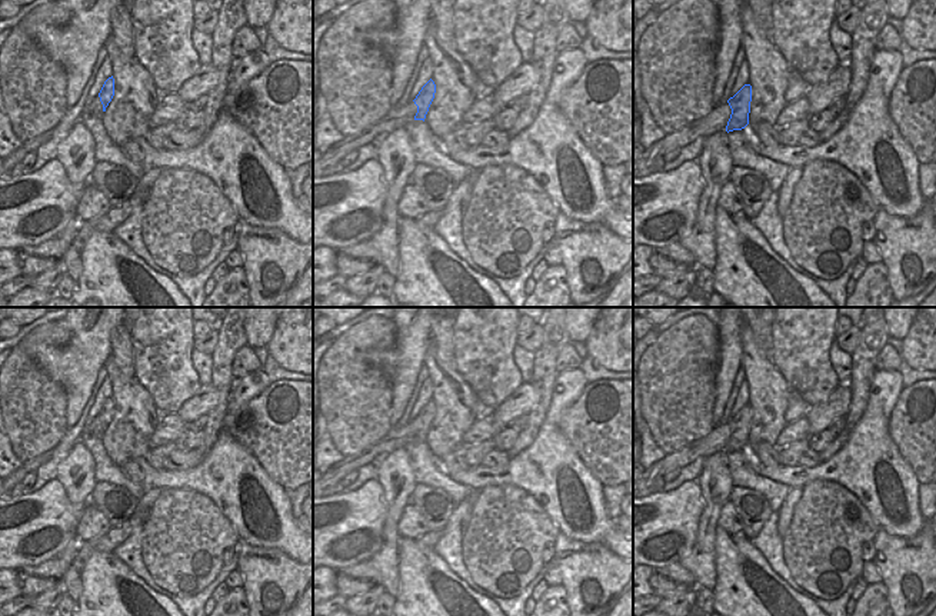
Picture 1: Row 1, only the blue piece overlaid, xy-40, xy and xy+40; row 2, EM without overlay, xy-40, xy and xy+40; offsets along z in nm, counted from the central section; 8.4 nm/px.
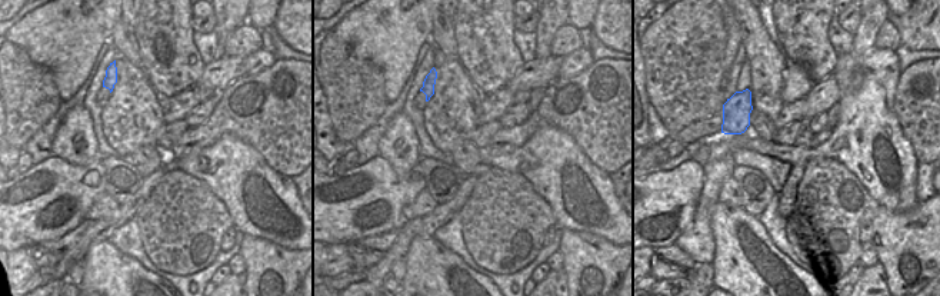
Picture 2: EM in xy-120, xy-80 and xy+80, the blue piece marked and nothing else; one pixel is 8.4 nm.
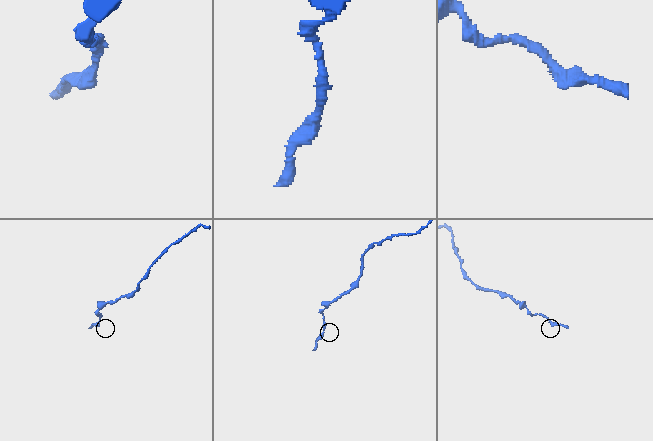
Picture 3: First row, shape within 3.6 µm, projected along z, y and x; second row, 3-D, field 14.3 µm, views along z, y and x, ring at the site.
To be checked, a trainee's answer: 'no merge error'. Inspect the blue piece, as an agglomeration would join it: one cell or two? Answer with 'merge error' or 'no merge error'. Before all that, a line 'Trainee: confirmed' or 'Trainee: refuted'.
Trainee: refuted
merge error

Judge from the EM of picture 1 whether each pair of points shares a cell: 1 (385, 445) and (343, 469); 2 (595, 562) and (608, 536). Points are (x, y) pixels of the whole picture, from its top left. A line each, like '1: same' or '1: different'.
1: same
2: different

